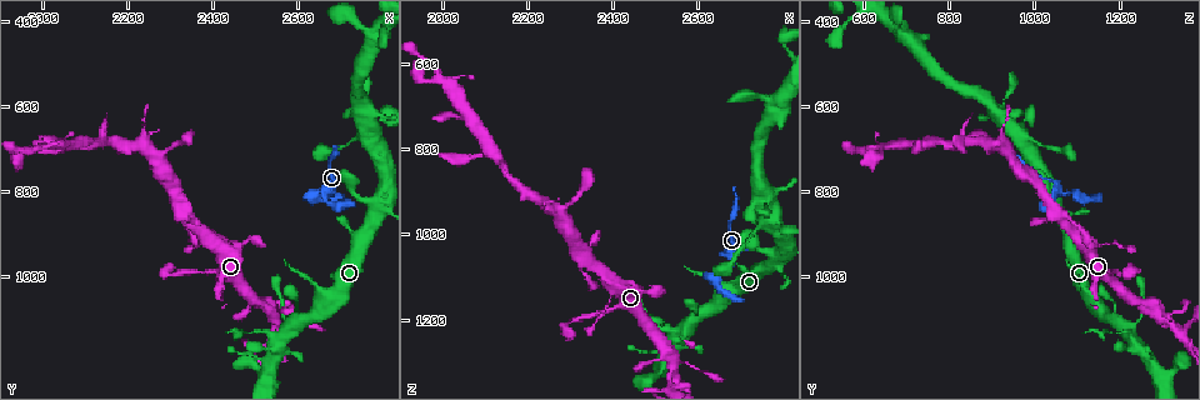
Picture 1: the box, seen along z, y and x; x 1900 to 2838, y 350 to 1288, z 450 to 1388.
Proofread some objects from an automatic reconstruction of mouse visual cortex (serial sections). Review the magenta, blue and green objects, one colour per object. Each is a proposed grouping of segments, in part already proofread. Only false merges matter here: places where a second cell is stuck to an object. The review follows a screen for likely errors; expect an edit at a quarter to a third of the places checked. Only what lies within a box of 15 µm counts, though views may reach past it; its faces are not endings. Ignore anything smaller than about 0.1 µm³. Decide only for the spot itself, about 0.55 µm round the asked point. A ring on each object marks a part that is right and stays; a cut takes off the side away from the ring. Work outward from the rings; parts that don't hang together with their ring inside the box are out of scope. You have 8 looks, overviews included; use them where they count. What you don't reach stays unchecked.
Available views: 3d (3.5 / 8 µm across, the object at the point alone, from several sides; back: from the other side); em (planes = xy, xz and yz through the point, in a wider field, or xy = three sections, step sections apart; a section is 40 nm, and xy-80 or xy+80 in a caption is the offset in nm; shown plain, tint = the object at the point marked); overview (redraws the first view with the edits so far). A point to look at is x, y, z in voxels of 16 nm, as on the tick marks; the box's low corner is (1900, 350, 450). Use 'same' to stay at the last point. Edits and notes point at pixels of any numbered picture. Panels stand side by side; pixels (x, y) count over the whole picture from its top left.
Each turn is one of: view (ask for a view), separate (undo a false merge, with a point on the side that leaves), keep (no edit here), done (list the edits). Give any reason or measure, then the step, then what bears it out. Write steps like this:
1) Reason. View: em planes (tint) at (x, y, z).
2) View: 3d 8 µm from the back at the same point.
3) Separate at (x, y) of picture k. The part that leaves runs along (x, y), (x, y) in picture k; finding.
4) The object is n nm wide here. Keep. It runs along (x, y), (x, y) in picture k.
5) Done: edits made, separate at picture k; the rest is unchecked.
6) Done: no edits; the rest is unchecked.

Sharp bend. View: 3d 3.5 µm at (2785, 840, 1055).

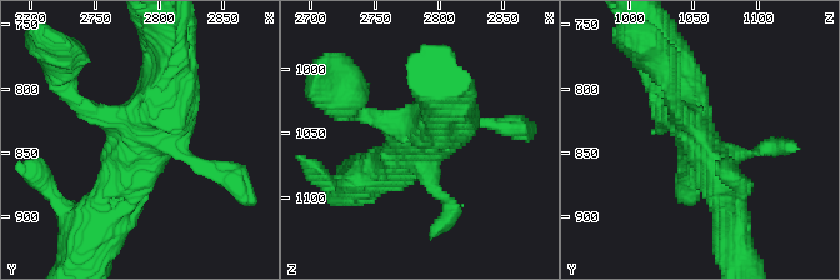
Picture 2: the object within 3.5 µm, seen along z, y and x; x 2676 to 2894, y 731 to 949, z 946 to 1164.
Need the tissue. View: em xy step 5 (tint) at (2782, 836, 1050).

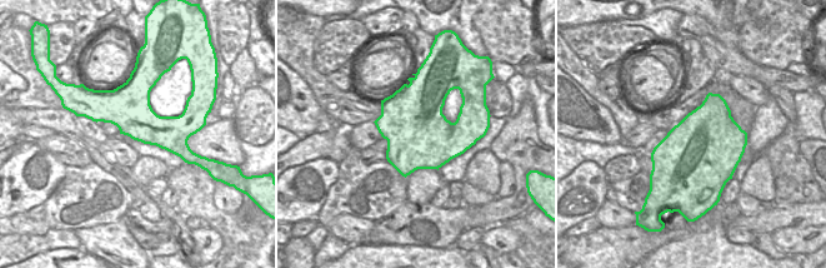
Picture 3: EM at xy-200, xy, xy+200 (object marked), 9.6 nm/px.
Keep. Continuous, no second cell.

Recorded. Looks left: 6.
Abrupt turn. View: 3d 3.5 µm at (2635, 805, 1095).

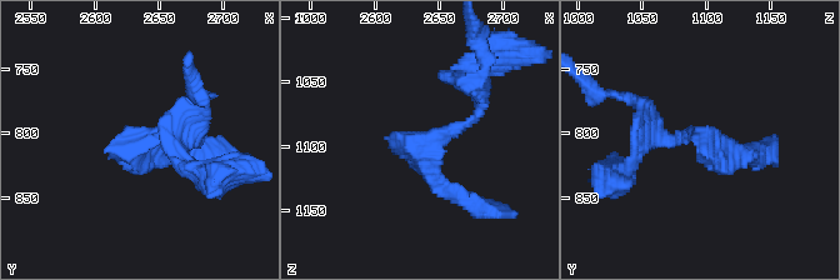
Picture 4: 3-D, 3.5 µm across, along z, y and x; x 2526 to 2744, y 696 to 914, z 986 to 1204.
Need the tissue. View: em xy step 5 (tint) at (2636, 806, 1102).

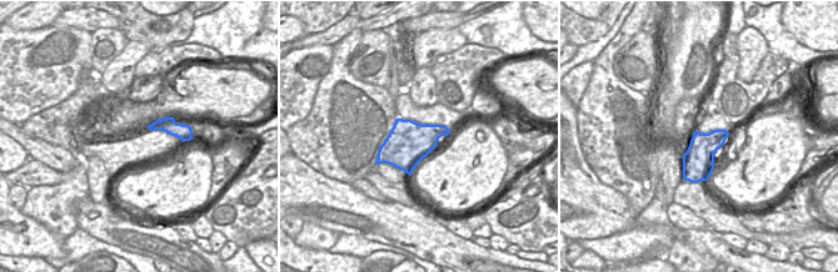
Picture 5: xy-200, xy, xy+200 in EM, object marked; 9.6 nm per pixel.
Keep. It runs along (660, 131), (698, 131), (761, 158) in picture 4; one cell here.

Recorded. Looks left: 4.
Arms part here. View: 3d 8 µm at (1985, 700, 640).

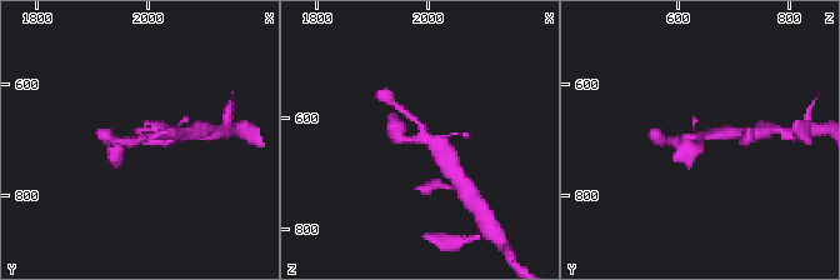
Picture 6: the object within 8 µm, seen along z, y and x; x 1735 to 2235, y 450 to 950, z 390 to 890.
View: 3d 3.5 µm at (1990, 700, 635).

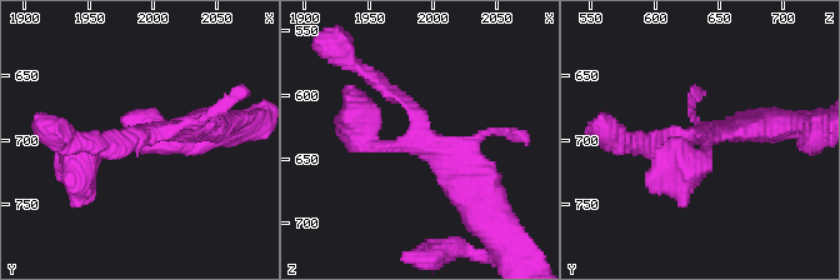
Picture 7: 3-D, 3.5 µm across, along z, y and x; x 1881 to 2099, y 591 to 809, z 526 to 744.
Shape alone is not enough. View: em xy step 5 (tint) at (1990, 698, 632).

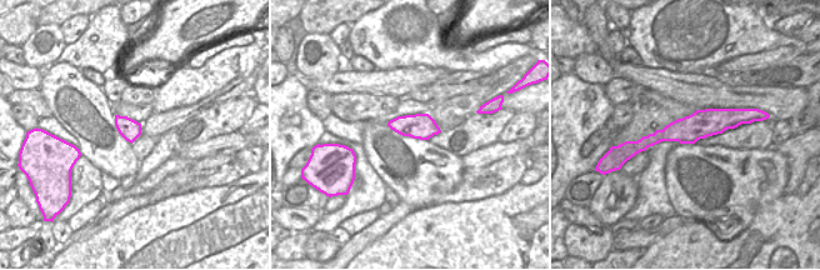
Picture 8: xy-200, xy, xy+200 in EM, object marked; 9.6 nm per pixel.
Keep. It runs along (479, 199), (421, 138), (375, 144), (360, 119) in picture 7; all the same cell.

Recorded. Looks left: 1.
Done: no edits; the rest is unchecked.

